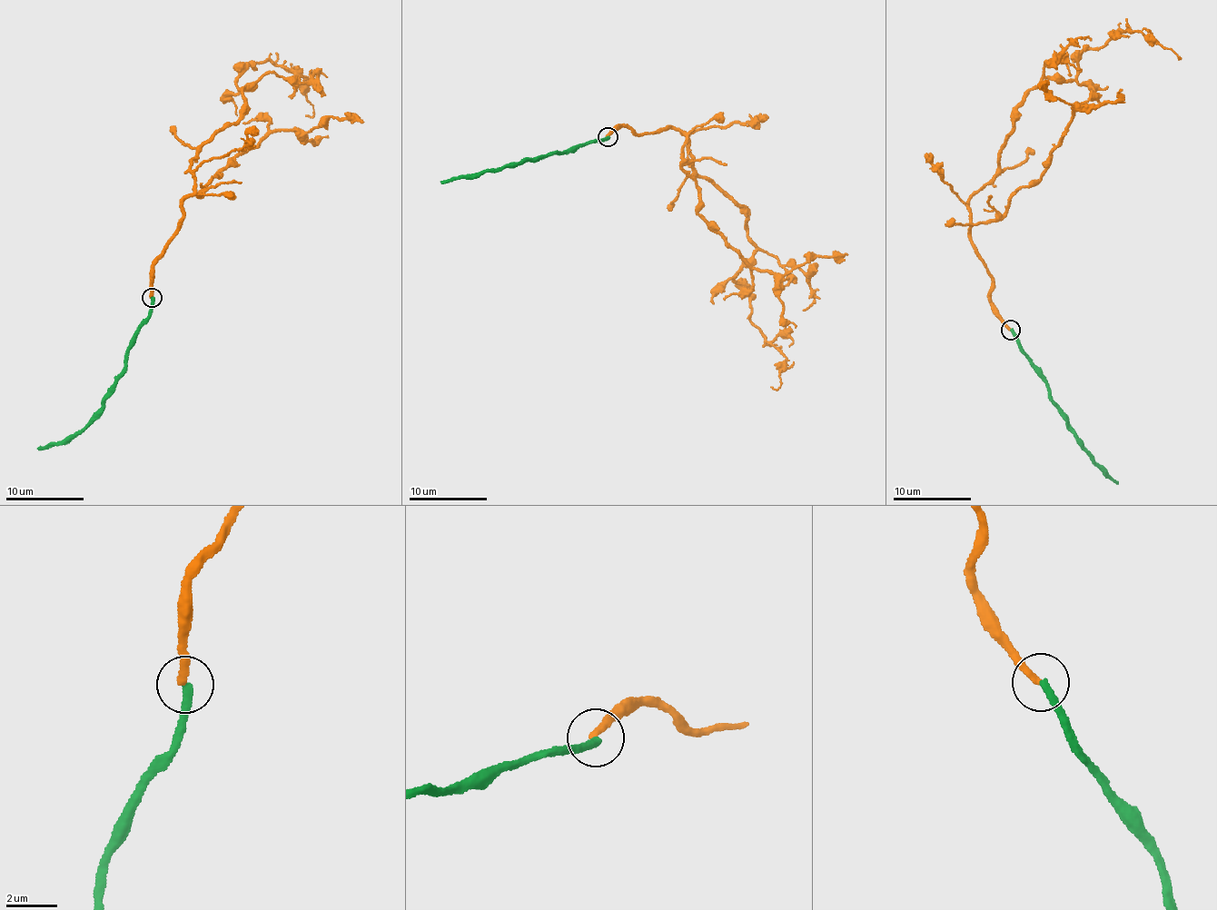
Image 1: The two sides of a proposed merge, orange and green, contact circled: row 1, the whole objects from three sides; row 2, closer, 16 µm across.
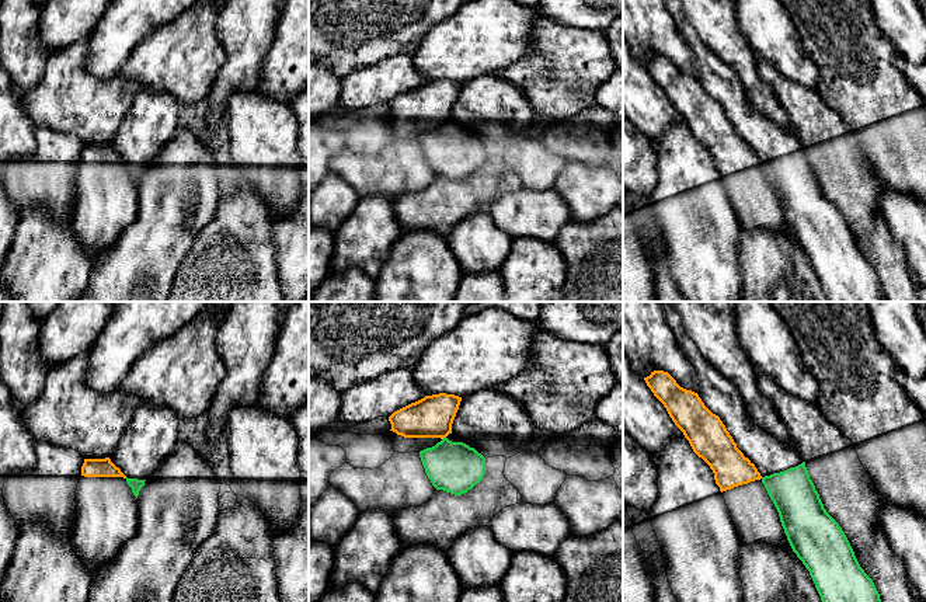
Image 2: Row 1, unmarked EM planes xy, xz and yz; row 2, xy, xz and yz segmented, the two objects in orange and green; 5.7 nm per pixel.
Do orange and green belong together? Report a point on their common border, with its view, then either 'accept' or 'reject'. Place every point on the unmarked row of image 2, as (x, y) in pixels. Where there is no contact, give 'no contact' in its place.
xz (444, 122) | reject

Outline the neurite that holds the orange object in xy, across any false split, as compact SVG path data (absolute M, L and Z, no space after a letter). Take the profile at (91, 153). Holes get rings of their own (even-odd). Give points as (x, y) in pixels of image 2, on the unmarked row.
M109 143L84 145L76 177L70 229L95 257L109 248L137 218L137 184Z

